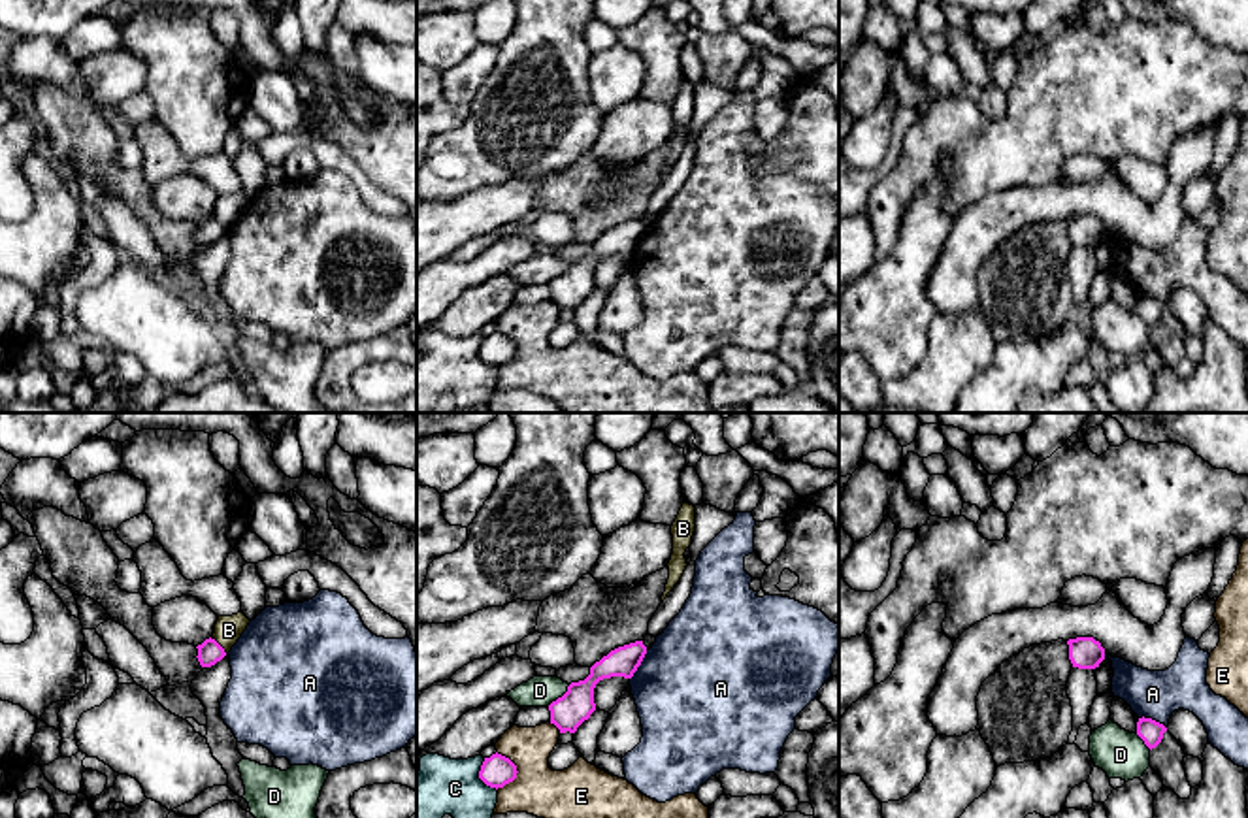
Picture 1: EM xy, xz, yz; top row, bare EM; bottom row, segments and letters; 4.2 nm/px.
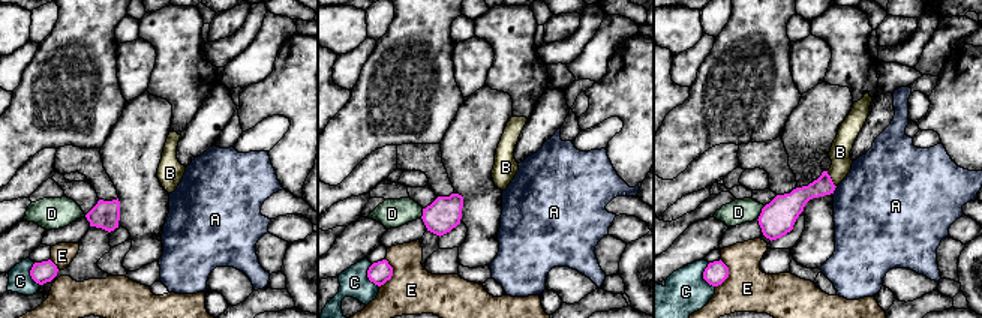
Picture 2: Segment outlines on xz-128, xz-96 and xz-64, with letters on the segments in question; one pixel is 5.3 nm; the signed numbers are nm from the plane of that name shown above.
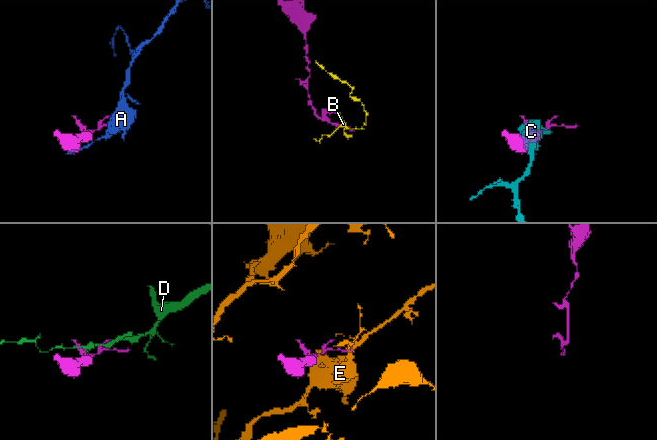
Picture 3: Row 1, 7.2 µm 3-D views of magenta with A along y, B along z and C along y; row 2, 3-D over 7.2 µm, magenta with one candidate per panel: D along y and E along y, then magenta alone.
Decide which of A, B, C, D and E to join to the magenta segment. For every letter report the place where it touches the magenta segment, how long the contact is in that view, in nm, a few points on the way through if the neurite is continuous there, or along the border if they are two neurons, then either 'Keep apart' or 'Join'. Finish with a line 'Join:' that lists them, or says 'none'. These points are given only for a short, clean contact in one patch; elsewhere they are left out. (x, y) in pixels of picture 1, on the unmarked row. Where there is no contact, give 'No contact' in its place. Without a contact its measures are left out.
A: Touches magenta at xz (640, 242). Shared border 150 nm. Keep apart
B: Touches magenta at xy (219, 223). Shared border 100 nm. Boundary: xy (210, 215), (227, 230). Keep apart
C: Touches magenta at xz (479, 355). Shared border 160 nm. Boundary: xz (483, 336), (479, 355), (496, 368). Keep apart
D: Touches magenta at xz (558, 276). Shared border 140 nm. Keep apart
E: Touches magenta at xz (515, 347). Shared border 160 nm. Keep apart
Join: none

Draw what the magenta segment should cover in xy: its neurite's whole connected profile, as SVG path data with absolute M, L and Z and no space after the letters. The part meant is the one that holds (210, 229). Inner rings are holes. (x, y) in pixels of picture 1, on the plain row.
M211 215L198 222L196 226L198 226L196 236L202 245L211 245L226 234L224 226Z

